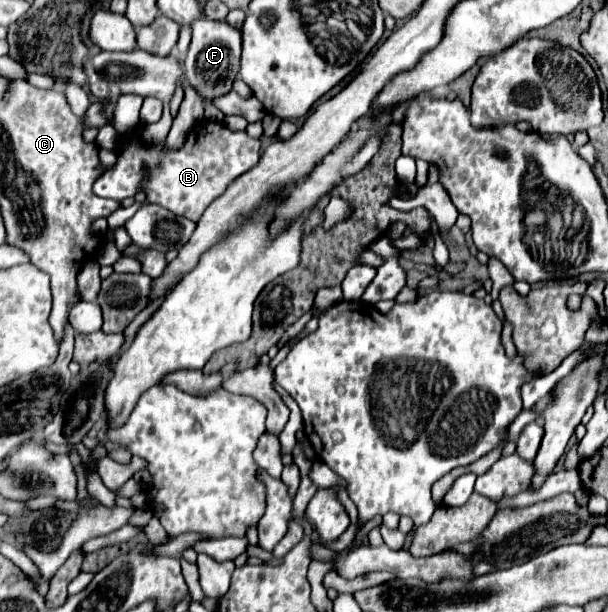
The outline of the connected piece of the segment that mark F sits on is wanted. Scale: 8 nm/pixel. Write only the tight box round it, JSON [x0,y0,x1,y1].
[184,21,240,101]

